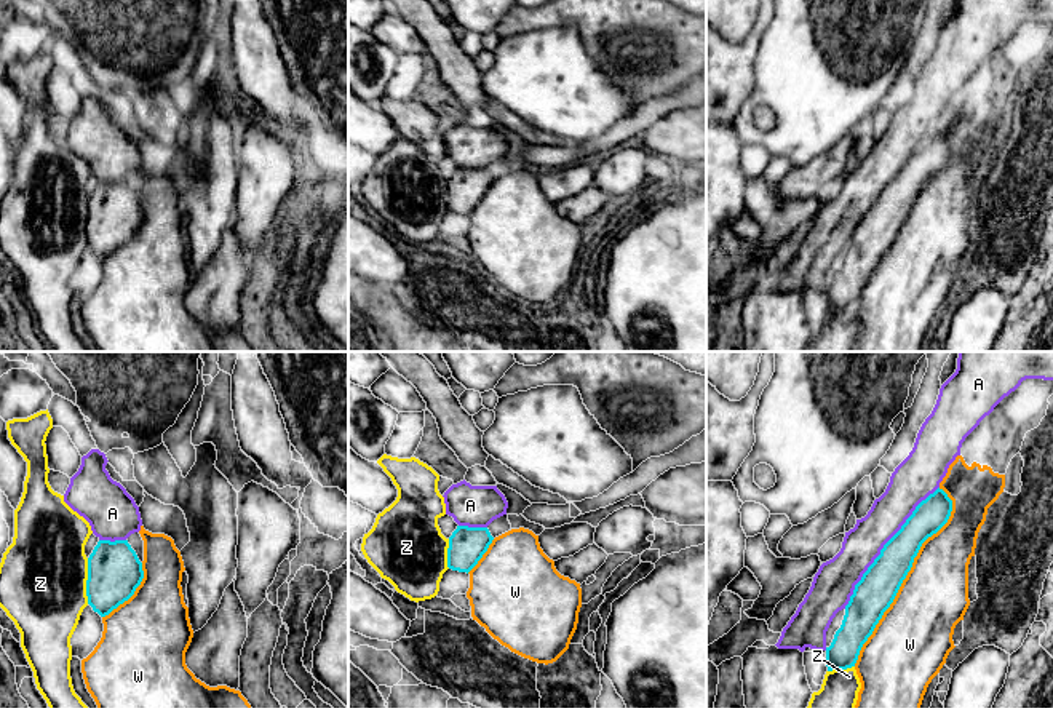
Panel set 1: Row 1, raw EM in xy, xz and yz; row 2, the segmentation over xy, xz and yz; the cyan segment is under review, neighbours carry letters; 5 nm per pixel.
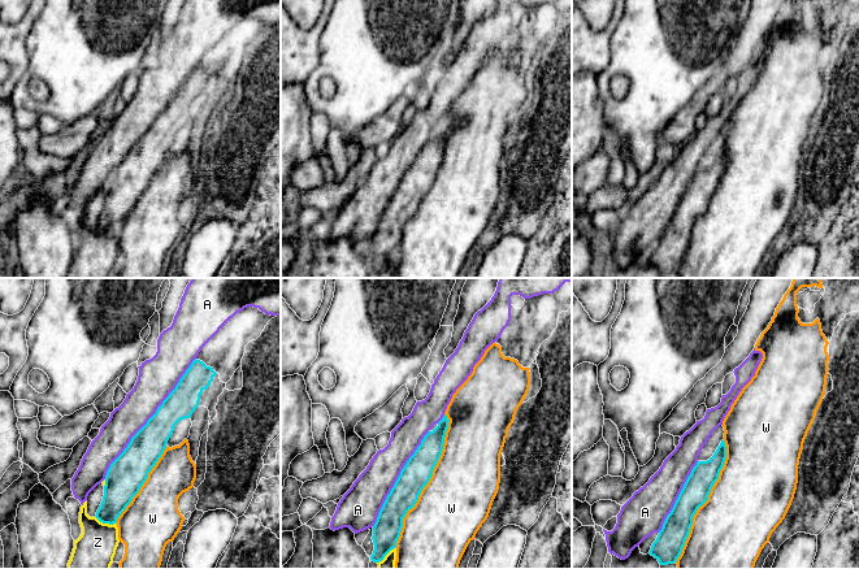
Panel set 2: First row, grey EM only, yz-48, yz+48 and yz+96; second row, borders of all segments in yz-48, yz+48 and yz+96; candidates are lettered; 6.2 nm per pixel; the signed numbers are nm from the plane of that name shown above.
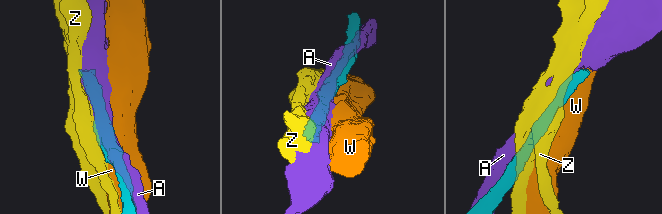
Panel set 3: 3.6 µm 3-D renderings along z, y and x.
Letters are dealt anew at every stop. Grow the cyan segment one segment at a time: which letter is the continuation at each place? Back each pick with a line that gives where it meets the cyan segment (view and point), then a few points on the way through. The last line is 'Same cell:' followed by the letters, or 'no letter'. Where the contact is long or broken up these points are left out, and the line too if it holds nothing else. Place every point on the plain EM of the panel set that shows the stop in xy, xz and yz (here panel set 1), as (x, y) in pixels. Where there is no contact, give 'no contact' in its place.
A: contact yz (884, 189)
Same cell: A

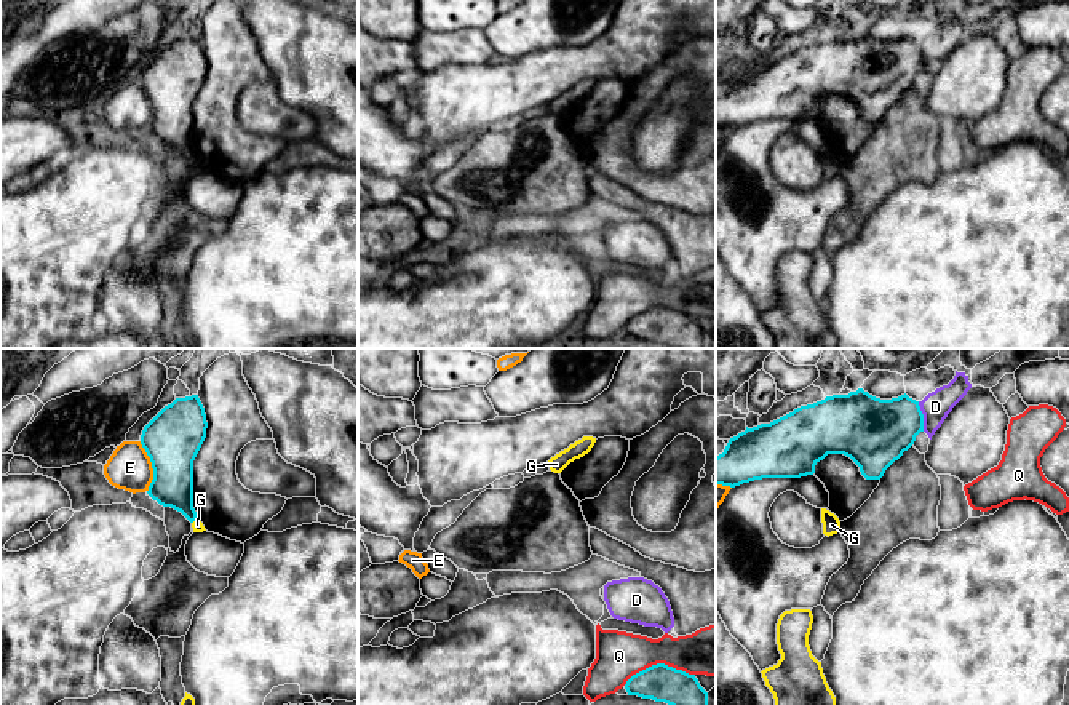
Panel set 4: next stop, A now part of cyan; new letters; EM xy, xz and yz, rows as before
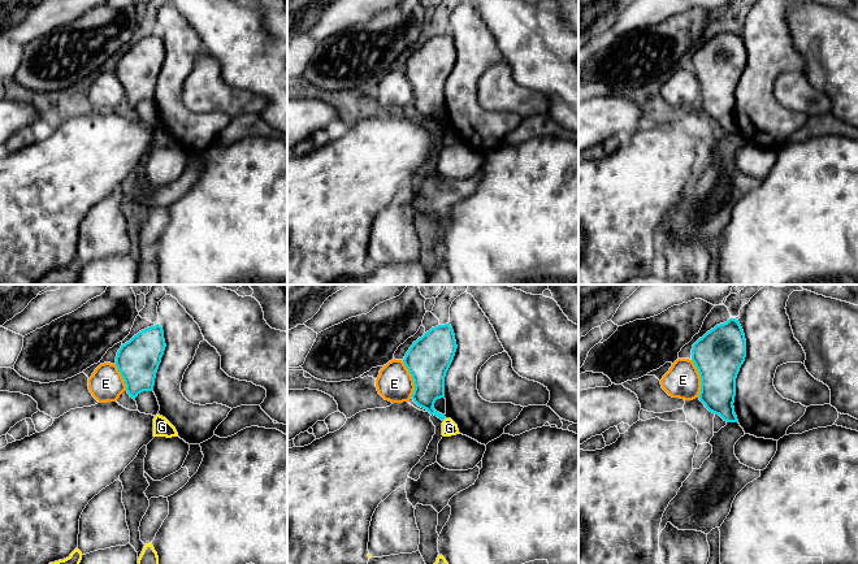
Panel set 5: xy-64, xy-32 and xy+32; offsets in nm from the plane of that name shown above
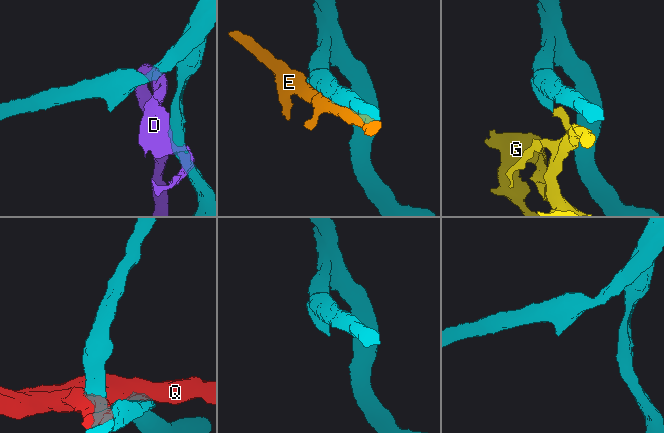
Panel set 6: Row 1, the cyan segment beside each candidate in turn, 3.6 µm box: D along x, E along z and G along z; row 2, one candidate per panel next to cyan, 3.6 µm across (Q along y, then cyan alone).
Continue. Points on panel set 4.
Same cell: no letter

